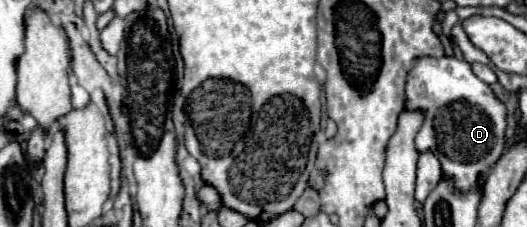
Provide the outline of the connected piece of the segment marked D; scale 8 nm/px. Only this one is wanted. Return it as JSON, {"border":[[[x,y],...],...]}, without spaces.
{"border":[[[418,58],[414,68],[408,72],[406,78],[406,110],[420,110],[424,114],[424,124],[416,134],[416,150],[422,152],[432,152],[442,166],[442,178],[450,180],[454,190],[458,192],[468,192],[472,186],[478,184],[480,174],[488,172],[498,158],[506,150],[506,104],[500,102],[492,88],[482,82],[480,78],[474,76],[470,64],[466,60],[456,60],[456,58]]]}

